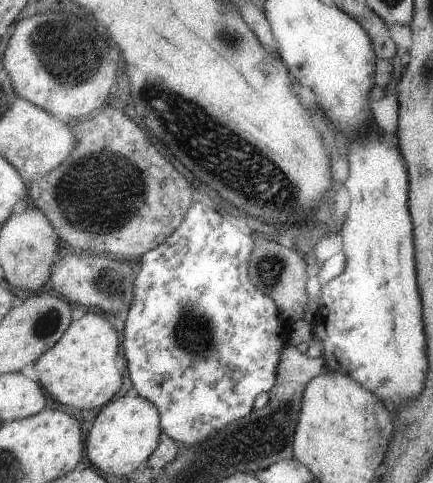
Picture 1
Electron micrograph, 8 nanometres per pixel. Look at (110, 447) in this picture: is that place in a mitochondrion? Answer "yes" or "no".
no

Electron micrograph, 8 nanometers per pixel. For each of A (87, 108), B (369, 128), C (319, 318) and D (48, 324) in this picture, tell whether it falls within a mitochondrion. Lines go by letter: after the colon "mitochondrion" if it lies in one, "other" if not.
A: other
B: other
C: other
D: mitochondrion

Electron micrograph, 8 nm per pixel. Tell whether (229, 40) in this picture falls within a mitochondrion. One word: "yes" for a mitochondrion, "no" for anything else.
yes

